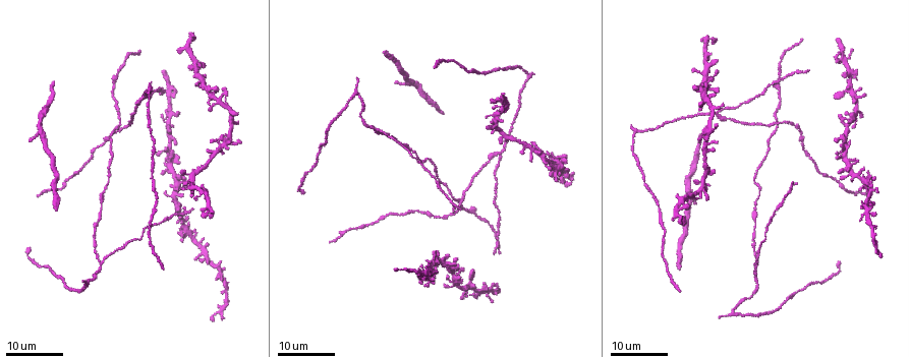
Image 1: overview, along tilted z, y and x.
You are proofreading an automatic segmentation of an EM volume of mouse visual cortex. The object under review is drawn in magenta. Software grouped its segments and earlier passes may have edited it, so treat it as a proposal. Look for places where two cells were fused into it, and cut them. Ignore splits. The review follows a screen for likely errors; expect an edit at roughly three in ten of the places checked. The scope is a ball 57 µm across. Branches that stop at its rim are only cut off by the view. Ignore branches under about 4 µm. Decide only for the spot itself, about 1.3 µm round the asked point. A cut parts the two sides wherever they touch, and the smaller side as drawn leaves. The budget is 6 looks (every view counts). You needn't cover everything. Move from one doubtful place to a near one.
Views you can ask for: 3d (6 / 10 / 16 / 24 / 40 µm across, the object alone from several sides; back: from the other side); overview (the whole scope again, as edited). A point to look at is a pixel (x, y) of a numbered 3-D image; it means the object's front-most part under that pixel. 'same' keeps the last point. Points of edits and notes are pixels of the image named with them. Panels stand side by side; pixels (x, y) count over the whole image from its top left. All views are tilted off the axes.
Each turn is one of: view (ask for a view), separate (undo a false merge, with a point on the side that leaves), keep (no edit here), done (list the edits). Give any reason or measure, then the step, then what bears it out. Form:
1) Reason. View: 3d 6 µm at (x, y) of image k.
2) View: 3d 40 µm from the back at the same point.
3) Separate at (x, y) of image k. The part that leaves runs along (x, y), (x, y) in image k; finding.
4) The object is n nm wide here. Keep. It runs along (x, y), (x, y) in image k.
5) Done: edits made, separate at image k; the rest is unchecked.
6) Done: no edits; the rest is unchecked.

Arms part here. View: 3d 16 µm at (757, 278) of image 1.

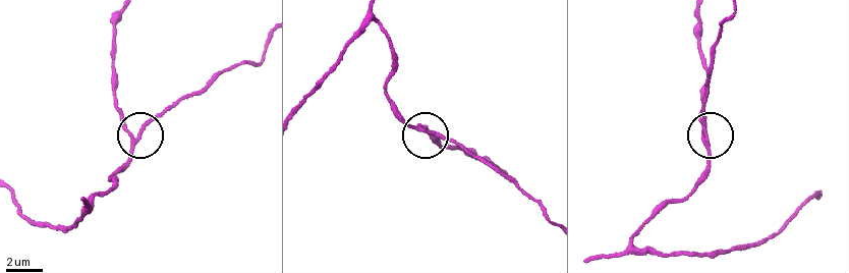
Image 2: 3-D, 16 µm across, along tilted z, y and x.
View: 3d 6 µm at (430, 132) of image 2.

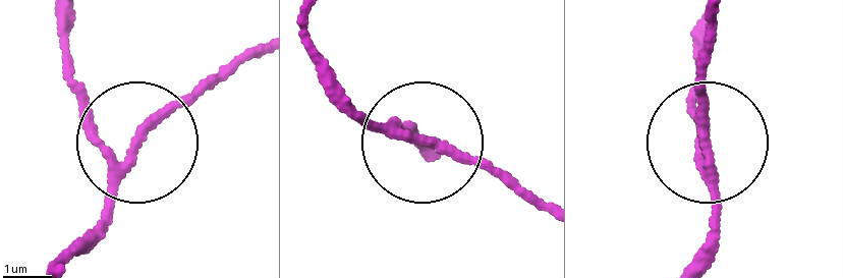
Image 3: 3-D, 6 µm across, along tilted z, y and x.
3 arms meet here. Keep. Continuous, no second cell.

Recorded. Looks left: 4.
A narrow waist. View: 3d 24 µm at (411, 157) of image 1.

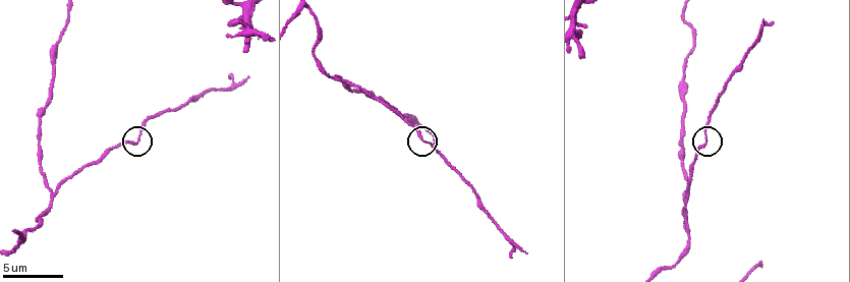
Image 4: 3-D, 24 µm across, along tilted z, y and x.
View: 3d 10 µm at (139, 140) of image 4.

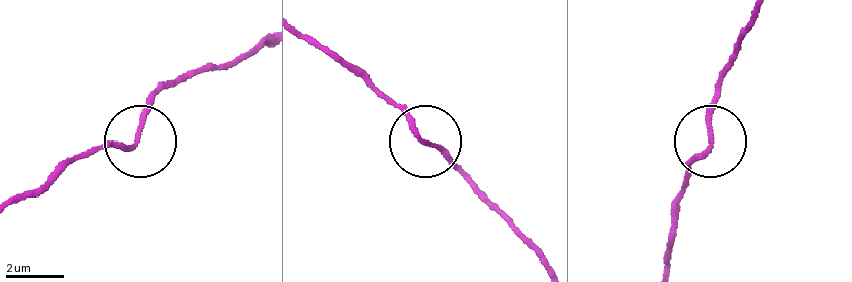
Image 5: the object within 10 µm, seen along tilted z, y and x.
Keep. It runs along (21, 196), (71, 161), (135, 143), (155, 86) in image 5; one cell here.

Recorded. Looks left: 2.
Branch point. View: 3d 16 µm at (500, 151) of image 1.

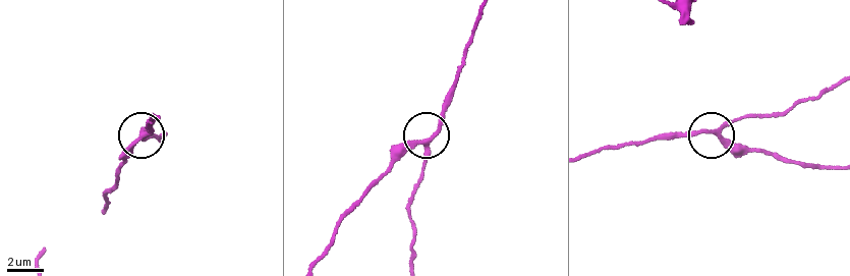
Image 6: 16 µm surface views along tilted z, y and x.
Closer look. View: 3d 10 µm at (718, 133) of image 6.

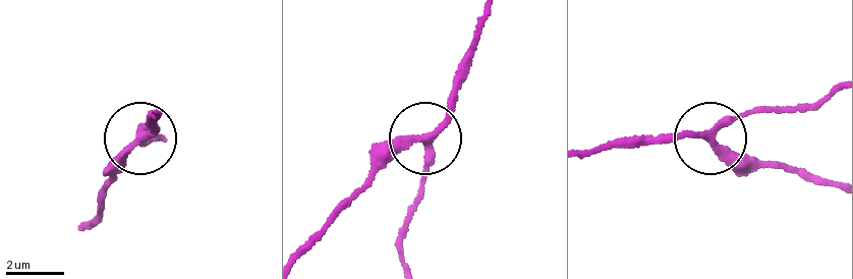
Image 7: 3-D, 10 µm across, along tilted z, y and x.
3 arms meet here. Keep. It runs along (403, 260), (420, 138), (352, 200) in image 7; continuous, no second cell.

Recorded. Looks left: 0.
Done: no edits; the rest is unchecked.

